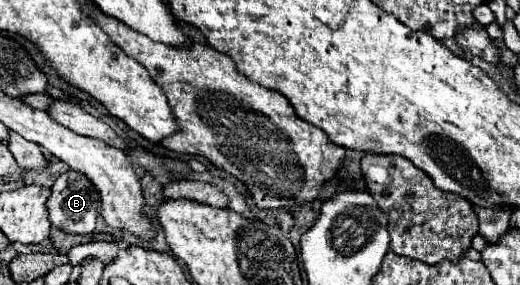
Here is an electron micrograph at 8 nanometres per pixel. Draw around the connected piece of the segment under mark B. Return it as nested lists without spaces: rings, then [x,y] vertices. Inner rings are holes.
[[[75,170],[63,172],[55,184],[51,186],[49,196],[49,220],[53,226],[67,234],[91,234],[95,230],[95,220],[101,208],[101,196],[97,188],[91,184],[91,180]]]

